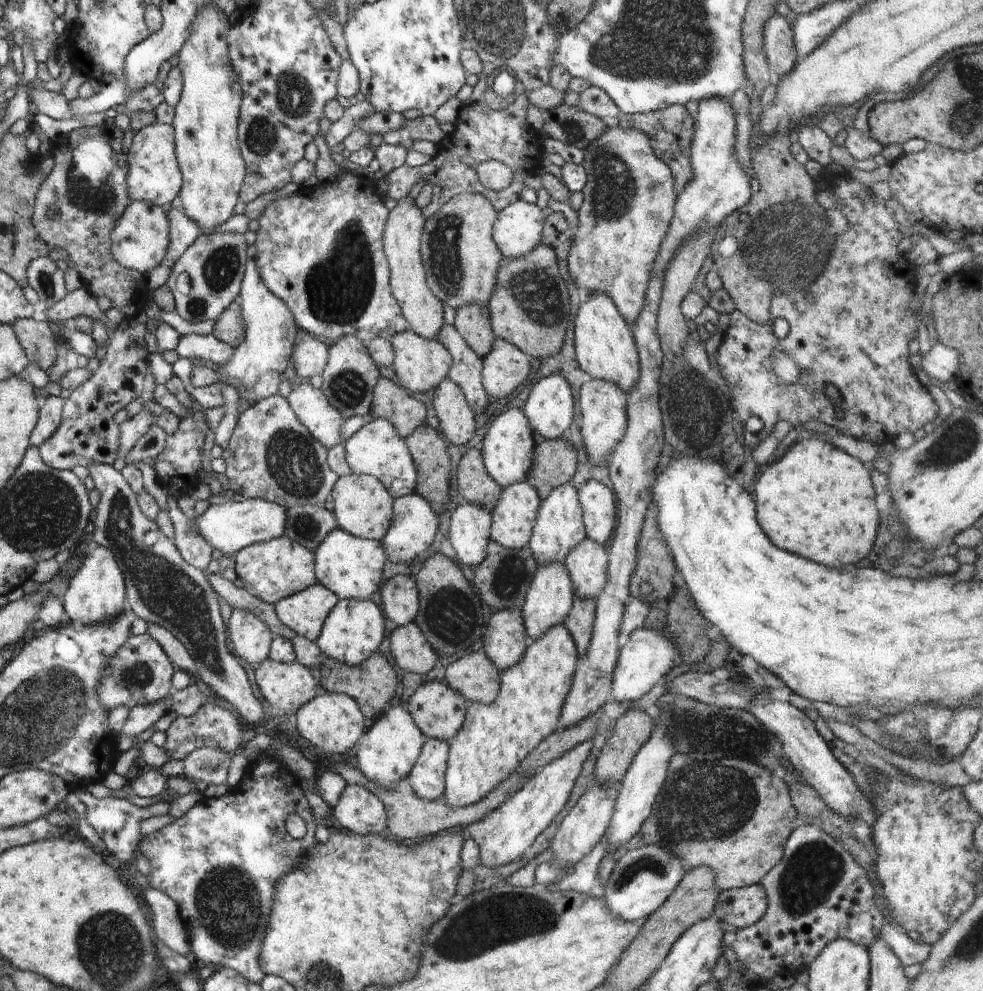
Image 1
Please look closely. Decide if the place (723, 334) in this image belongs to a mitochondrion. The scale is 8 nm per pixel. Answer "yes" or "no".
no

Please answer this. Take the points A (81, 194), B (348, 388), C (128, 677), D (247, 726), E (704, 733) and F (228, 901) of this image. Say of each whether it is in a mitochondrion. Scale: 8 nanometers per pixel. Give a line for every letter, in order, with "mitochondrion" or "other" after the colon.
A: mitochondrion
B: mitochondrion
C: mitochondrion
D: other
E: mitochondrion
F: mitochondrion

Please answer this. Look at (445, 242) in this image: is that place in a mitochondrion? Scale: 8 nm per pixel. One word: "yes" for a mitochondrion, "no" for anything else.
yes

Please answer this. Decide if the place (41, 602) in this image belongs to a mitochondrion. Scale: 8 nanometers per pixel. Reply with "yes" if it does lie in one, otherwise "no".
no

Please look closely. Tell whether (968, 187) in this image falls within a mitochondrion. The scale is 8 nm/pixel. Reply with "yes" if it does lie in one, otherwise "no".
no

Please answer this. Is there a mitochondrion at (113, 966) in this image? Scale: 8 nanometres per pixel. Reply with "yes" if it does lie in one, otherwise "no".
yes

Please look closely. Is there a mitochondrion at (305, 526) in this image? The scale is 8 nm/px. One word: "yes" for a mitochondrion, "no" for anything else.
yes

